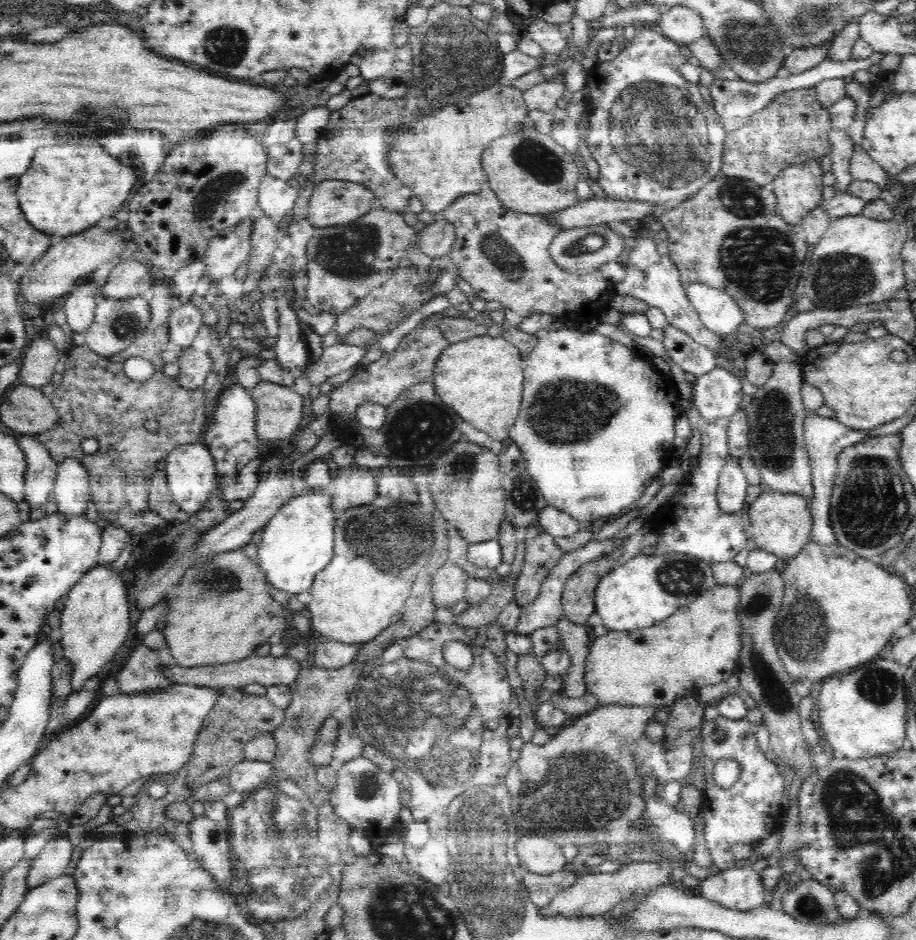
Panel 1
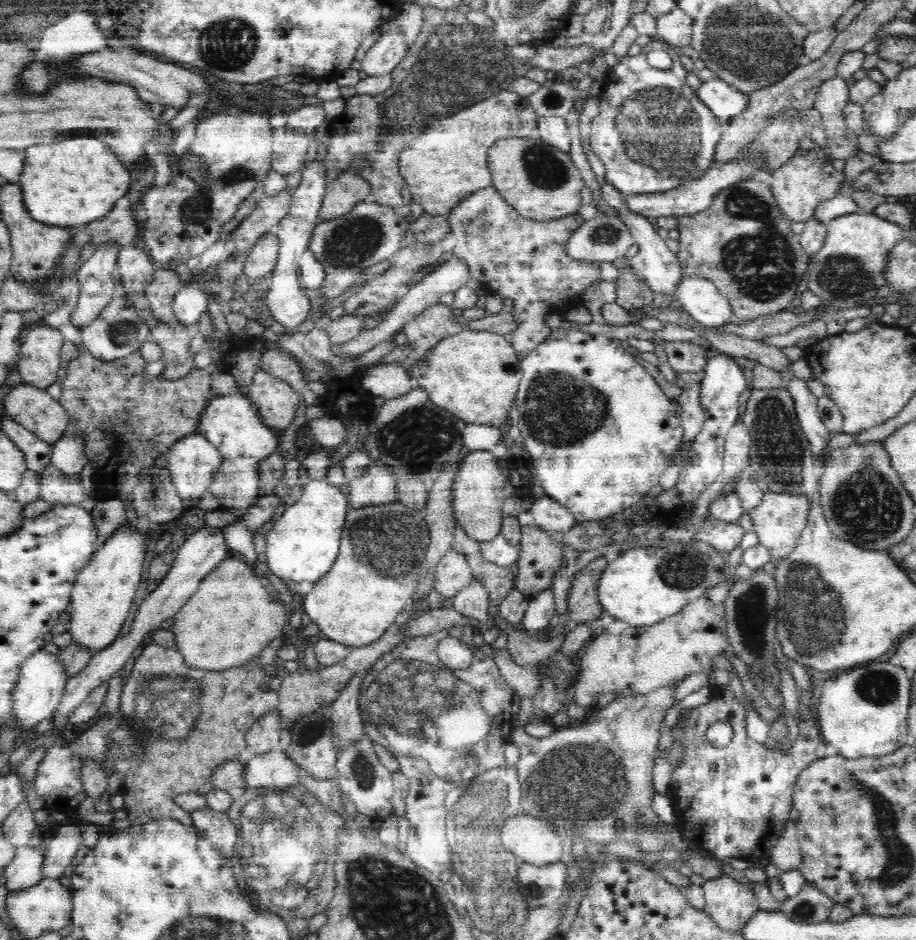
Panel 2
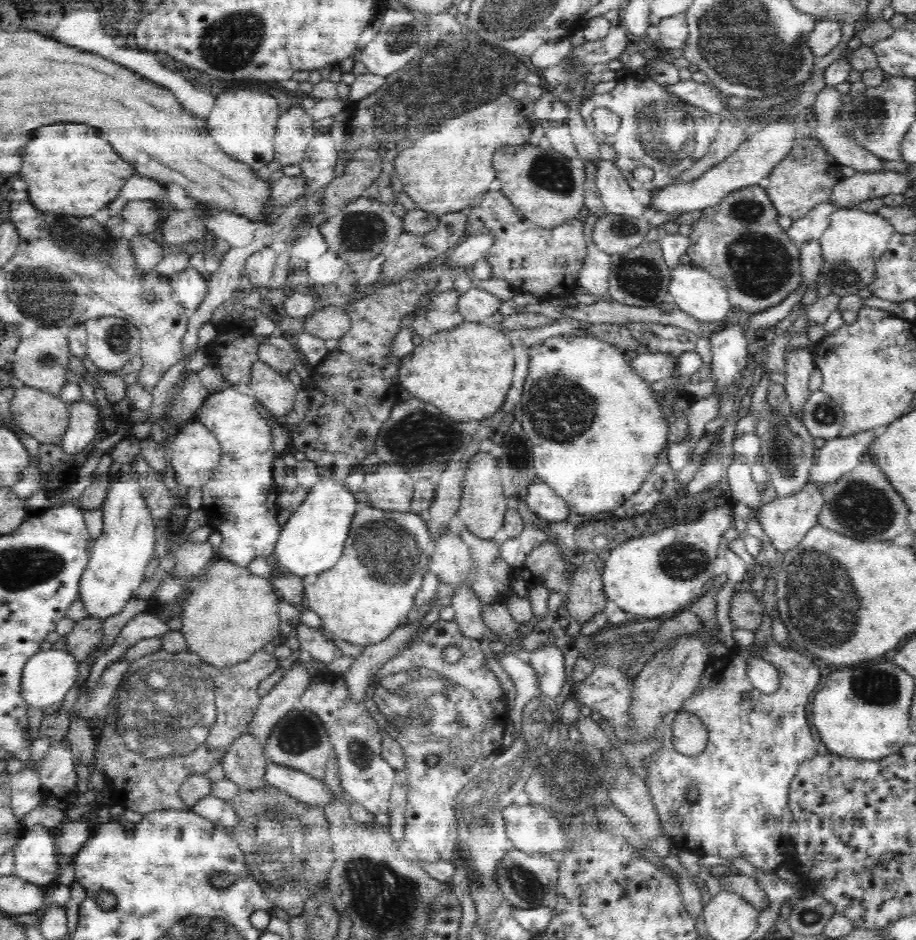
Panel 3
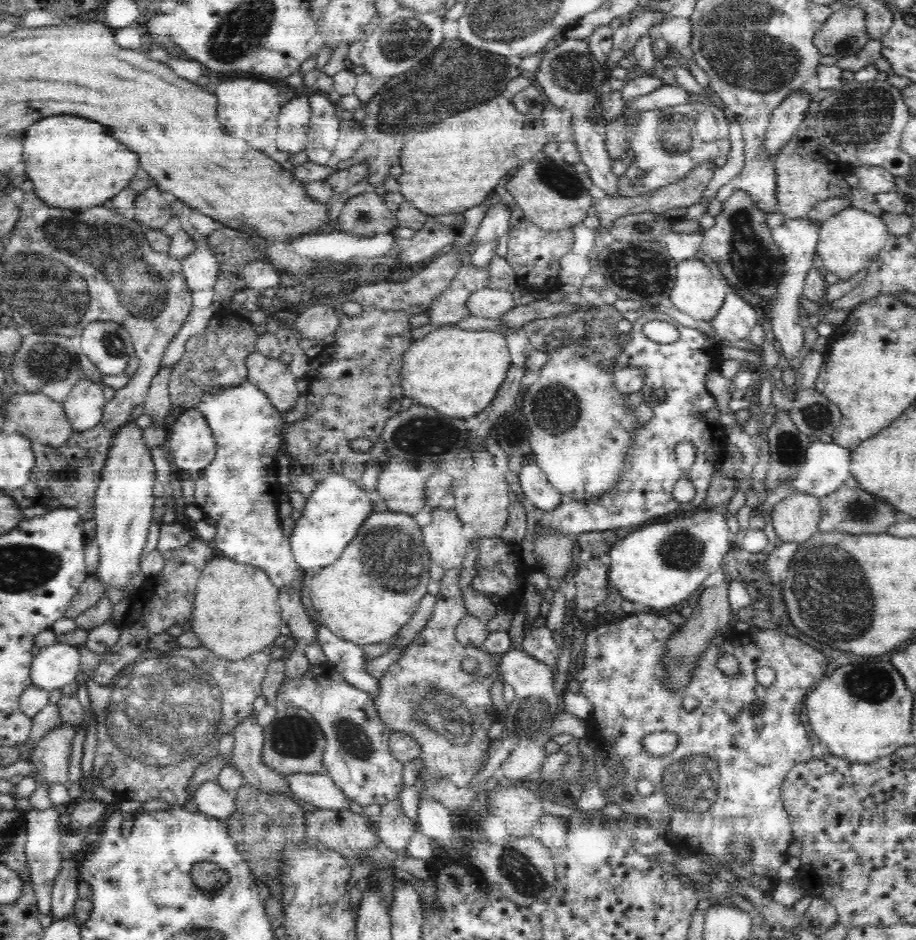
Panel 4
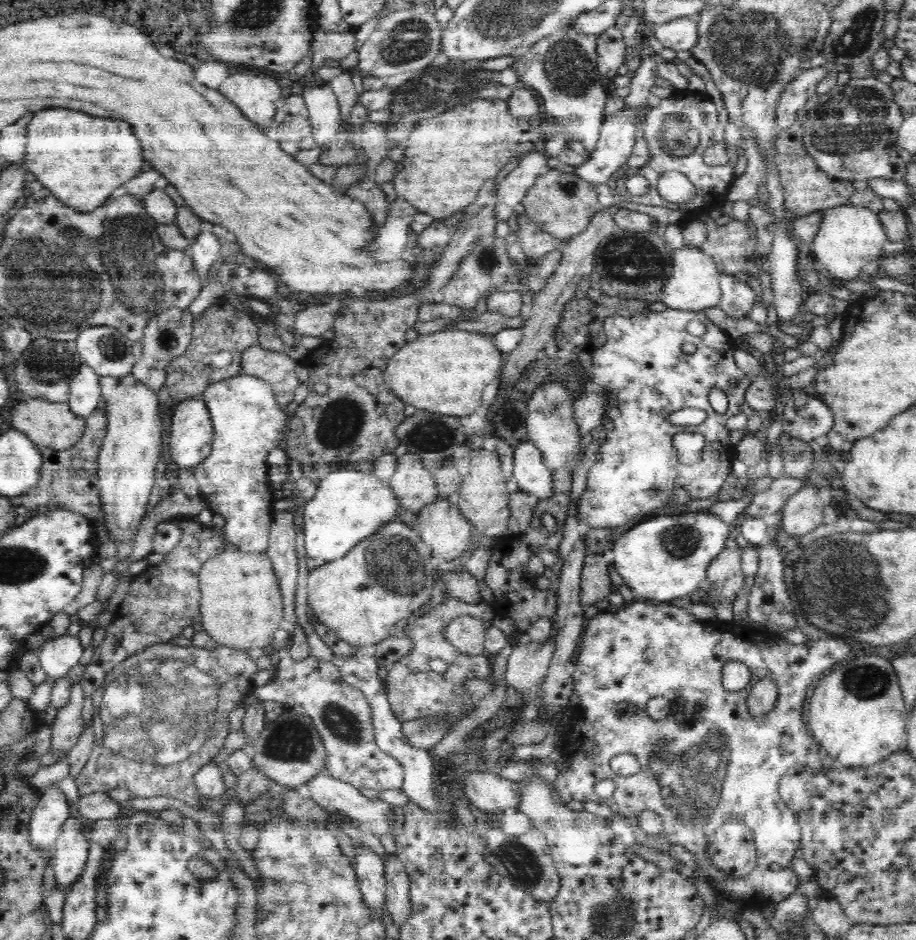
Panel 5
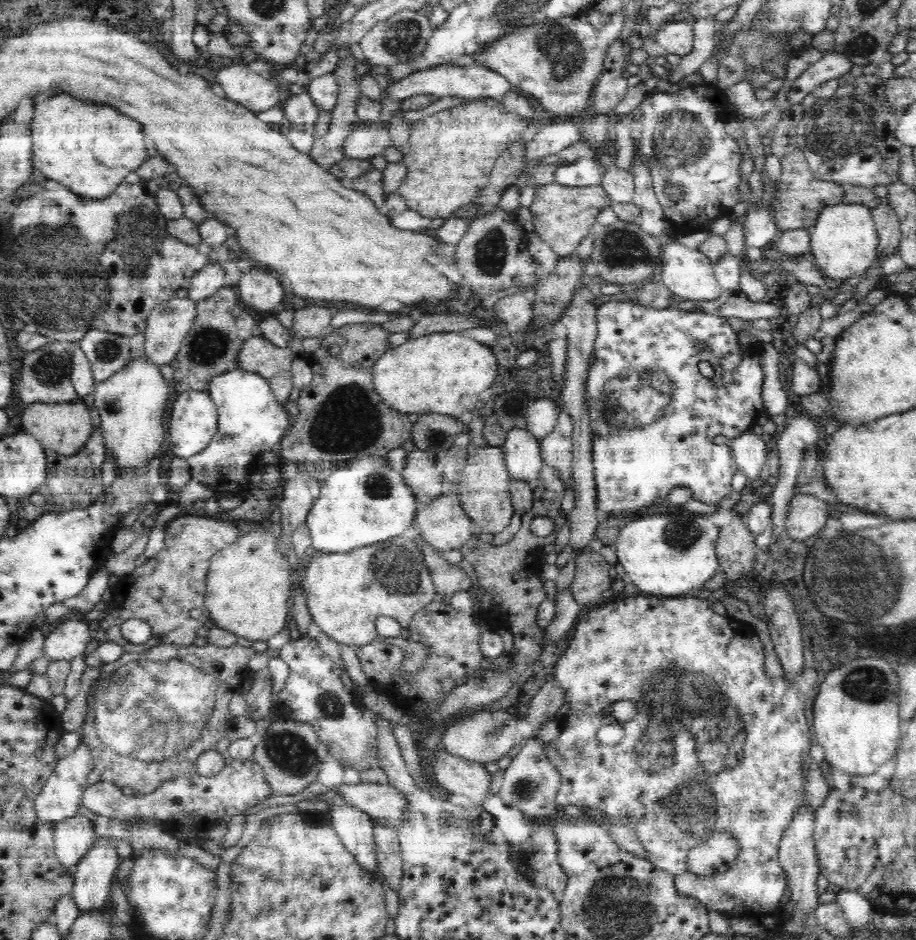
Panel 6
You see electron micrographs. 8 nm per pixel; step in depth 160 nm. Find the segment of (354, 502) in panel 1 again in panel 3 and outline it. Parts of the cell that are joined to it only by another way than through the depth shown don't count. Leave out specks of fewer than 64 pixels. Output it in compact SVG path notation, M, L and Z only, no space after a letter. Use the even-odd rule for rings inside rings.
M382 464L376 472L365 474L363 487L367 506L384 511L410 512L414 482L400 466Z

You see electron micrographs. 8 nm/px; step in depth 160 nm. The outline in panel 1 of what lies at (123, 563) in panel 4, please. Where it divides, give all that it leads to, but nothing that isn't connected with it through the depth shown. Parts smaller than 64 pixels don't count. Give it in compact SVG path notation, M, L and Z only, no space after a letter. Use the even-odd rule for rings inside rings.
M97 564L69 591L64 600L60 626L62 648L59 650L72 665L71 687L73 692L96 676L106 664L112 662L129 637L130 608L127 587L121 573L115 573L108 564Z

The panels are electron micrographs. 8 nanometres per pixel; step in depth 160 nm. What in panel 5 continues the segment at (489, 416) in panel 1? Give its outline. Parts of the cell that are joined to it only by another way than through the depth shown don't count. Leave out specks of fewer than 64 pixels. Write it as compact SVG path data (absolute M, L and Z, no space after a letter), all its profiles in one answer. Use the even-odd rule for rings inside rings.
M435 328L432 334L419 335L396 351L384 368L384 383L404 404L424 411L461 417L472 414L480 406L484 388L499 376L502 367L502 352L496 347L492 335L456 329L440 332Z

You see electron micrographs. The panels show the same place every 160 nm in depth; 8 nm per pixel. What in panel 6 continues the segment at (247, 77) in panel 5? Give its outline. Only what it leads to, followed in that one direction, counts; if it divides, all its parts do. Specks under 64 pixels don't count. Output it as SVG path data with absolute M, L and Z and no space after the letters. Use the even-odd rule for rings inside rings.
M235 62L215 73L227 99L236 101L254 114L268 110L280 102L280 82L266 79Z

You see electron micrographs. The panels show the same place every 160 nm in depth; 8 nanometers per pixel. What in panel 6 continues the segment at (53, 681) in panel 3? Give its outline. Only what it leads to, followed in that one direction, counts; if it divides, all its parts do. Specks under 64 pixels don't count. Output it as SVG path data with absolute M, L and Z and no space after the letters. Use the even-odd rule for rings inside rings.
M86 619L66 620L58 625L45 638L43 656L49 662L58 662L58 660L70 661L72 658L82 655L91 640L87 623Z

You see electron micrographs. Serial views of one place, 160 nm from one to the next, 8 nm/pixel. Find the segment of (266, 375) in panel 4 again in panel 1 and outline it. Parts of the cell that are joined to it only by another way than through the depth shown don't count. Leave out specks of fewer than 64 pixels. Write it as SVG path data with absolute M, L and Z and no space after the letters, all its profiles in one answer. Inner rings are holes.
M261 380L250 393L256 403L255 430L261 442L290 438L300 430L304 400L296 391Z

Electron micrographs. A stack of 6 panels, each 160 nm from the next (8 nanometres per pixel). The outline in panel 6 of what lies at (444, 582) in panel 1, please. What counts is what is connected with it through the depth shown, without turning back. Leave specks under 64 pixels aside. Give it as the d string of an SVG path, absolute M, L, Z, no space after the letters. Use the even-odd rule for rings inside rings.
M453 492L420 506L413 522L423 539L441 553L460 549L475 530L458 498Z

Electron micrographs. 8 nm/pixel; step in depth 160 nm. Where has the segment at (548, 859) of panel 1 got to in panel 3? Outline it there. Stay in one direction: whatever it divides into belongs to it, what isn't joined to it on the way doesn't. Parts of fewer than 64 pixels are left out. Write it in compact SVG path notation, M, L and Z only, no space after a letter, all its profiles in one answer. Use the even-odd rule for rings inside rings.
M515 802L502 809L504 822L506 822L506 834L512 840L514 848L528 850L526 854L551 854L564 851L568 846L568 838L562 828L561 818L557 818L547 808L535 804L517 805Z

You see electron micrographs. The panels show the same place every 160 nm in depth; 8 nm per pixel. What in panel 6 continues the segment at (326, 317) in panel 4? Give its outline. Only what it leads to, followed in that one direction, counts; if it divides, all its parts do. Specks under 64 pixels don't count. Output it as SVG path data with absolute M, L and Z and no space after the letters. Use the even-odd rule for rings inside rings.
M318 304L302 307L294 315L293 336L303 339L324 335L330 328L332 317L328 307L320 307Z

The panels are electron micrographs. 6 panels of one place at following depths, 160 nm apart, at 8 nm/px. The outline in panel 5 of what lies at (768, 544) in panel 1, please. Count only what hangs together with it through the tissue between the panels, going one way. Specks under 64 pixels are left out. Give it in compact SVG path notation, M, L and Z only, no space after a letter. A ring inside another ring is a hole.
M804 486L795 492L793 496L788 498L786 505L782 508L781 528L784 532L791 536L802 536L816 530L823 524L824 502L818 495L818 486Z

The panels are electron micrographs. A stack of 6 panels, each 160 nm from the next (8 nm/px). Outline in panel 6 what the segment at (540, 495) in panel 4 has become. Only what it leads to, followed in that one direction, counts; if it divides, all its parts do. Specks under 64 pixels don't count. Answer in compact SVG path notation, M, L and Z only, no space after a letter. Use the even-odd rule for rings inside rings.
M512 428L507 433L502 450L505 453L505 466L514 481L538 482L545 466L539 440L529 431Z

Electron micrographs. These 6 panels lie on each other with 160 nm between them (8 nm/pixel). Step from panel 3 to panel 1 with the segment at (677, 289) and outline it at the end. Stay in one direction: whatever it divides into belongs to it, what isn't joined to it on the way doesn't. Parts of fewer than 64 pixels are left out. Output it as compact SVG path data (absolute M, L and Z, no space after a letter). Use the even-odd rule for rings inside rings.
M702 282L690 283L685 293L704 326L717 335L733 335L744 323L744 312L728 293Z

